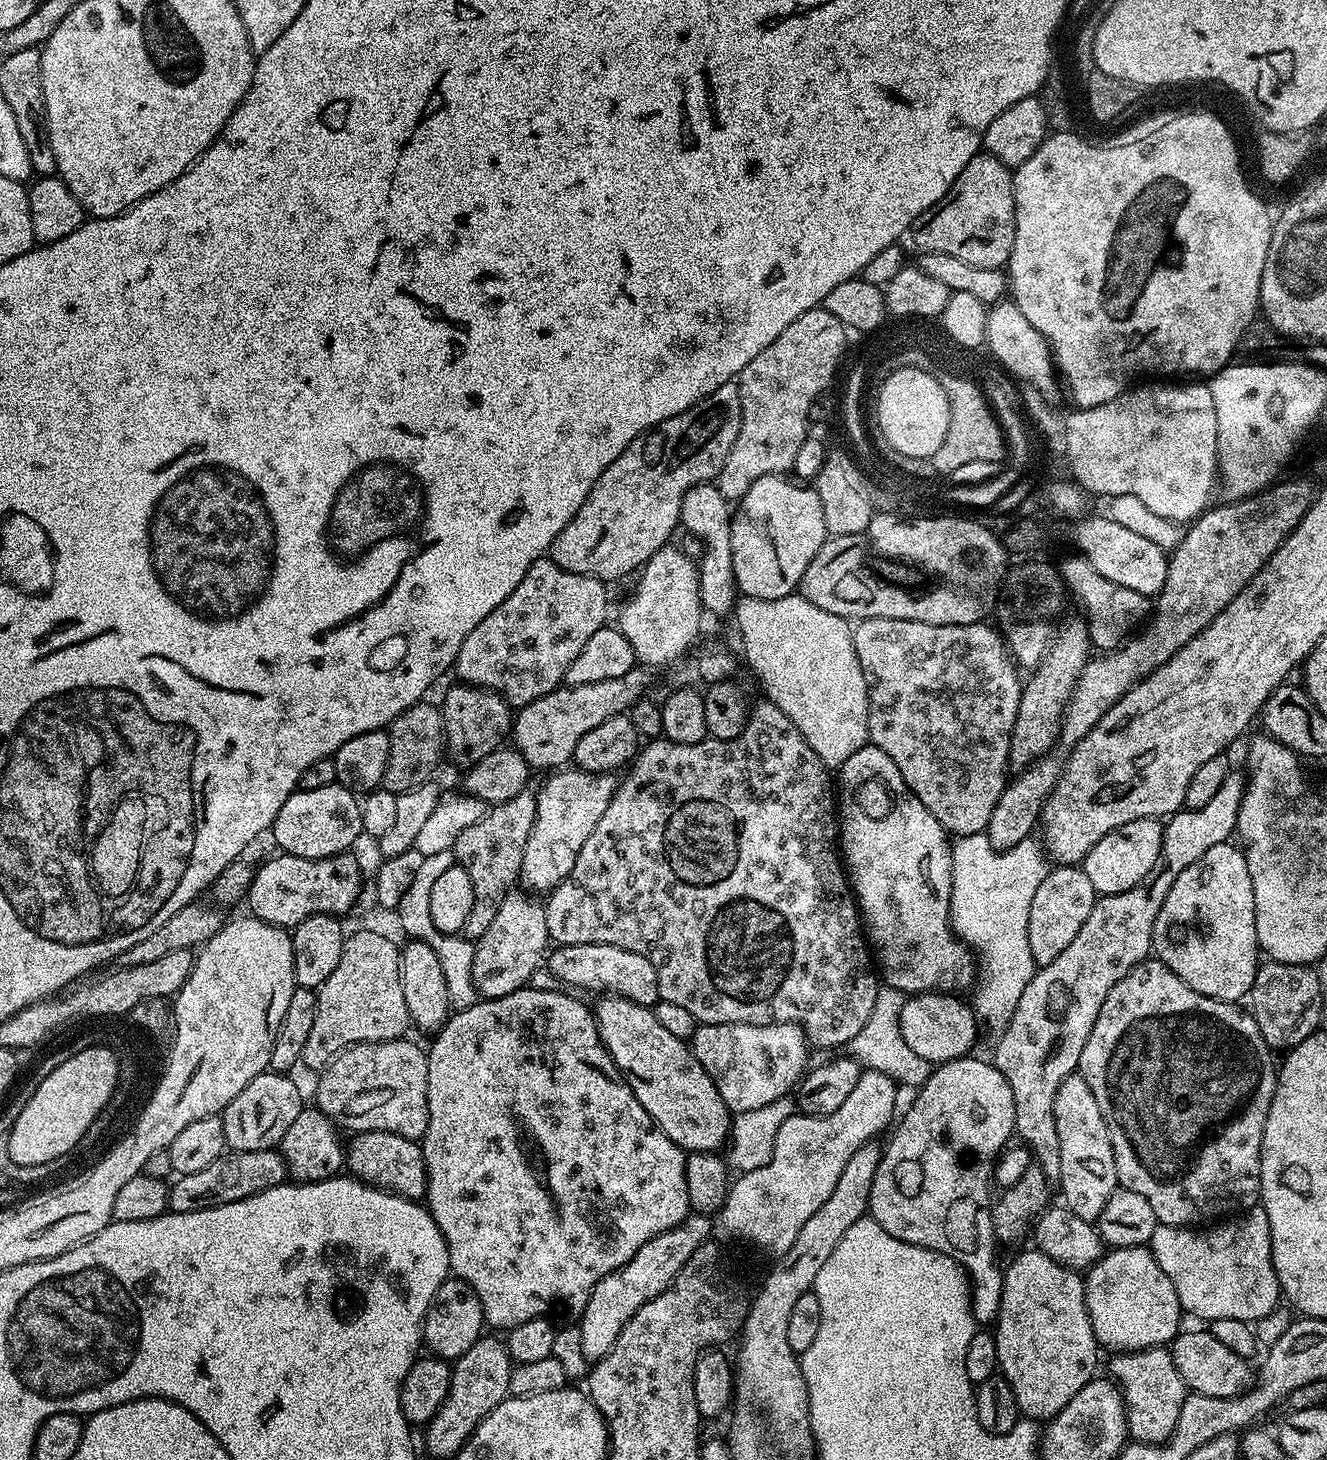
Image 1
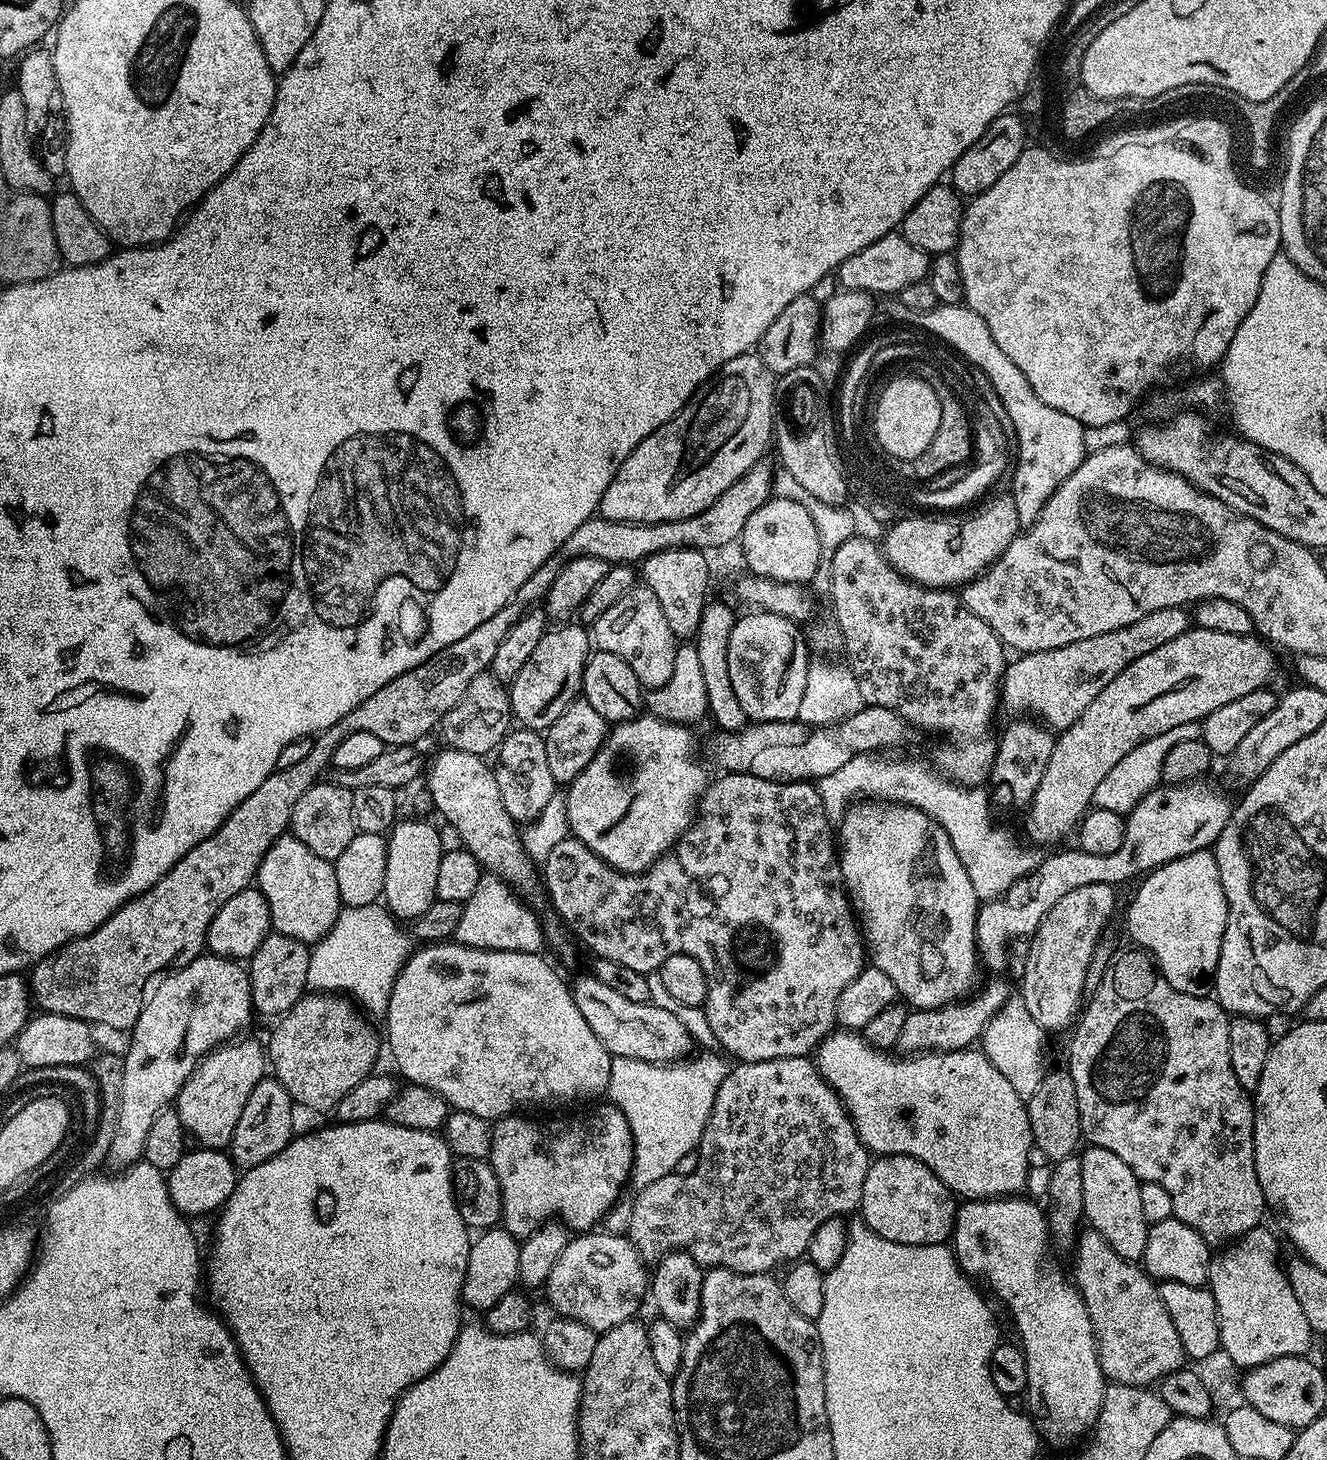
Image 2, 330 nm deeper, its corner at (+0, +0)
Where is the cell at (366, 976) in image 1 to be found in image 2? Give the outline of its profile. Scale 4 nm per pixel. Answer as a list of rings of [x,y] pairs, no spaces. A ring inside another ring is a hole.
[[[312,992],[306,994],[286,1013],[275,1021],[276,1029],[272,1037],[266,1040],[266,1056],[270,1061],[271,1075],[290,1094],[290,1098],[297,1105],[313,1108],[316,1112],[335,1109],[336,1103],[358,1082],[373,1075],[376,1055],[382,1052],[382,1040],[376,1037],[376,1032],[367,1024],[365,1013],[351,999],[340,994],[326,992]]]

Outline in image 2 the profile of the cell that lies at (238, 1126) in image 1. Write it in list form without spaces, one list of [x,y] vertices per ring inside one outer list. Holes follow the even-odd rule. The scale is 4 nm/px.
[[[265,1078],[254,1086],[250,1098],[246,1098],[242,1118],[238,1118],[238,1126],[234,1126],[234,1138],[230,1145],[232,1163],[237,1169],[247,1170],[274,1158],[274,1154],[281,1152],[294,1139],[292,1108],[294,1101],[276,1079]]]

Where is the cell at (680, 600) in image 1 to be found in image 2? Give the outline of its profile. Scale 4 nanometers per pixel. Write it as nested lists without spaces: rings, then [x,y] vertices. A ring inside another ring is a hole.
[[[635,586],[618,598],[618,602],[590,624],[590,640],[599,651],[618,654],[618,658],[625,660],[645,689],[661,688],[670,682],[670,674],[674,674],[678,641],[666,623],[658,598],[654,598],[649,588]]]

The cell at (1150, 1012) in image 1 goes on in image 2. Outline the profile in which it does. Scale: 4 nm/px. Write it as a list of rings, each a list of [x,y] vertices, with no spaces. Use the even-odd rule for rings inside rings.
[[[1143,950],[1124,952],[1113,959],[1104,971],[1102,982],[1091,993],[1090,999],[1083,1005],[1078,1019],[1075,1021],[1076,1033],[1068,1044],[1068,1064],[1066,1070],[1074,1078],[1074,1090],[1078,1098],[1078,1114],[1083,1139],[1089,1145],[1110,1150],[1110,1154],[1118,1154],[1126,1166],[1141,1182],[1158,1182],[1170,1193],[1172,1215],[1175,1219],[1186,1222],[1209,1246],[1224,1246],[1244,1236],[1250,1230],[1261,1227],[1260,1220],[1266,1213],[1262,1186],[1258,1182],[1258,1170],[1254,1166],[1254,1100],[1250,1093],[1234,1078],[1234,1066],[1230,1066],[1230,1030],[1228,1029],[1229,1013],[1222,1005],[1207,995],[1195,996],[1182,994],[1182,990],[1174,990],[1170,982],[1160,973],[1151,956]]]

